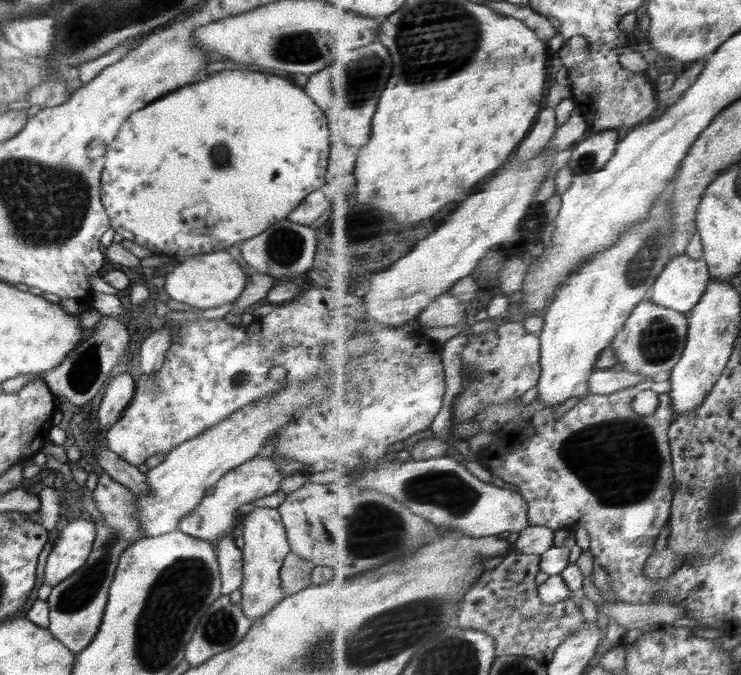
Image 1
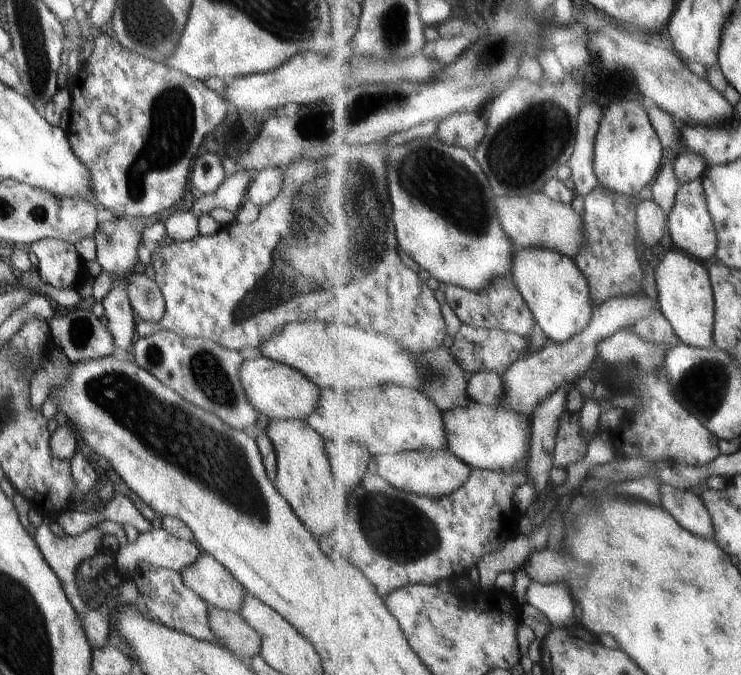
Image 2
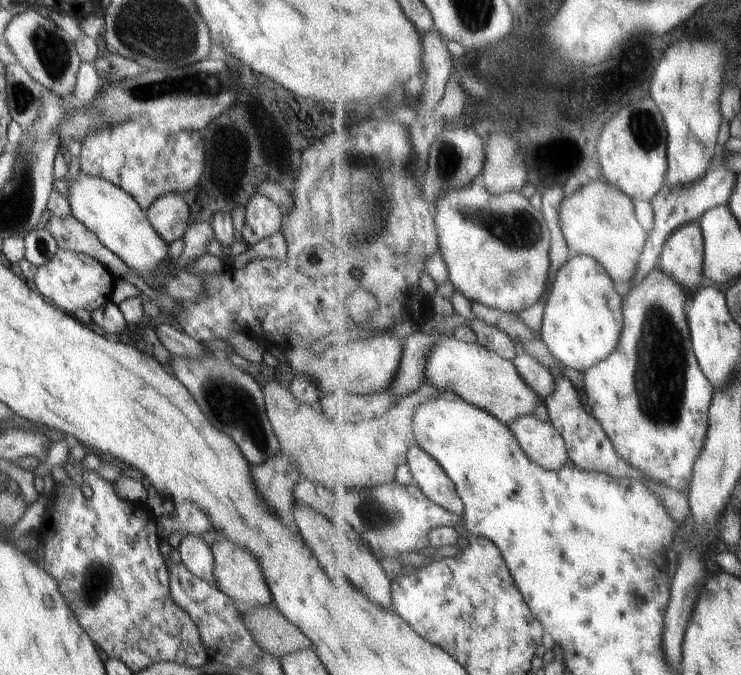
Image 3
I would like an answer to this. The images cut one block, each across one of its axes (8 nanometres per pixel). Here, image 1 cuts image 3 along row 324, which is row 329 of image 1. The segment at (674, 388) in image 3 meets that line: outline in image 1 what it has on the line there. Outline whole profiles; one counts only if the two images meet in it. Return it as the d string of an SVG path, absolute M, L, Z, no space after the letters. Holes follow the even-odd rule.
M648 299L635 308L625 330L613 343L624 371L655 377L660 372L672 372L679 365L687 350L691 330L691 317L687 313L668 308Z

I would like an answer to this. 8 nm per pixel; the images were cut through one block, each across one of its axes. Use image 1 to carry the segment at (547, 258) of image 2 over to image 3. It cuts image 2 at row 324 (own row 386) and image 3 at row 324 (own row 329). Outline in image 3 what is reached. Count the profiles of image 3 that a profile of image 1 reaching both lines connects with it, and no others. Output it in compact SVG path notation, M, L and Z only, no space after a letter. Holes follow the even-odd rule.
M571 254L549 295L541 338L564 367L585 374L617 352L625 330L624 295L602 263L589 255Z

